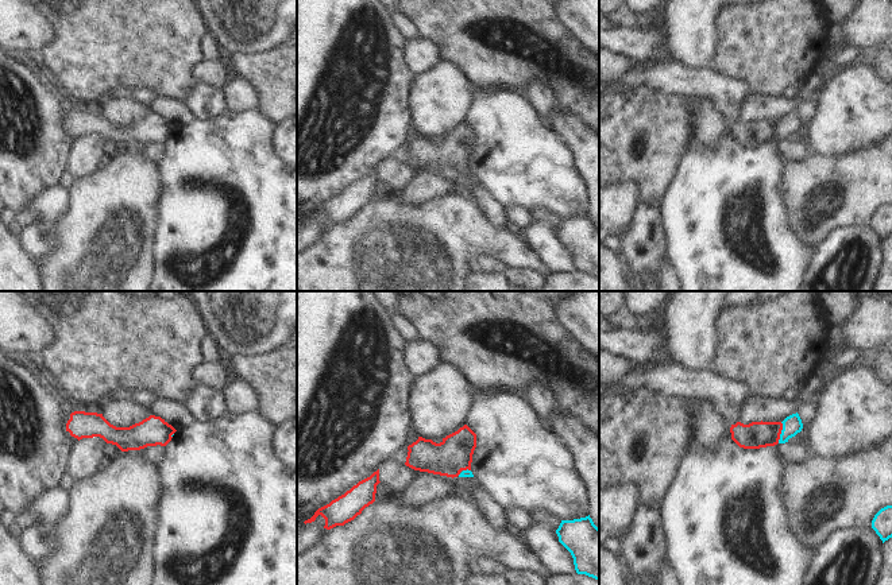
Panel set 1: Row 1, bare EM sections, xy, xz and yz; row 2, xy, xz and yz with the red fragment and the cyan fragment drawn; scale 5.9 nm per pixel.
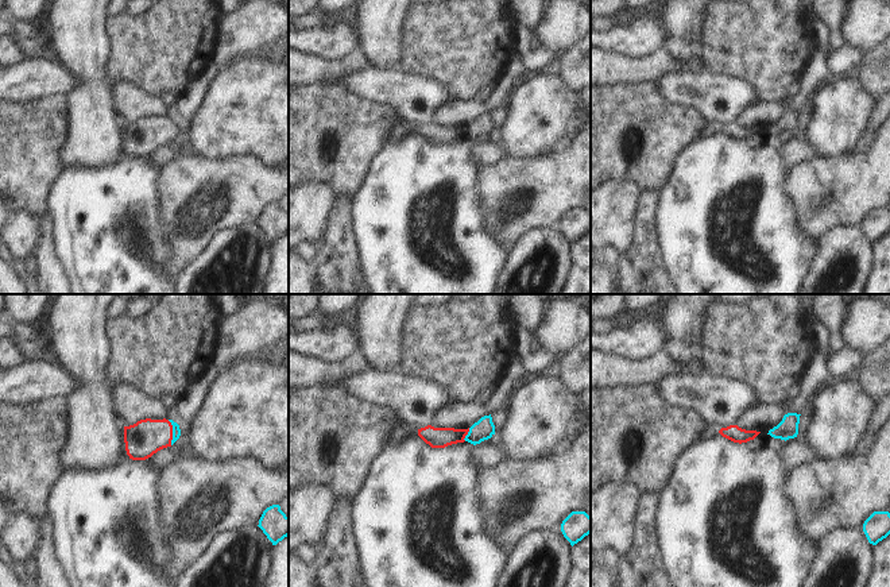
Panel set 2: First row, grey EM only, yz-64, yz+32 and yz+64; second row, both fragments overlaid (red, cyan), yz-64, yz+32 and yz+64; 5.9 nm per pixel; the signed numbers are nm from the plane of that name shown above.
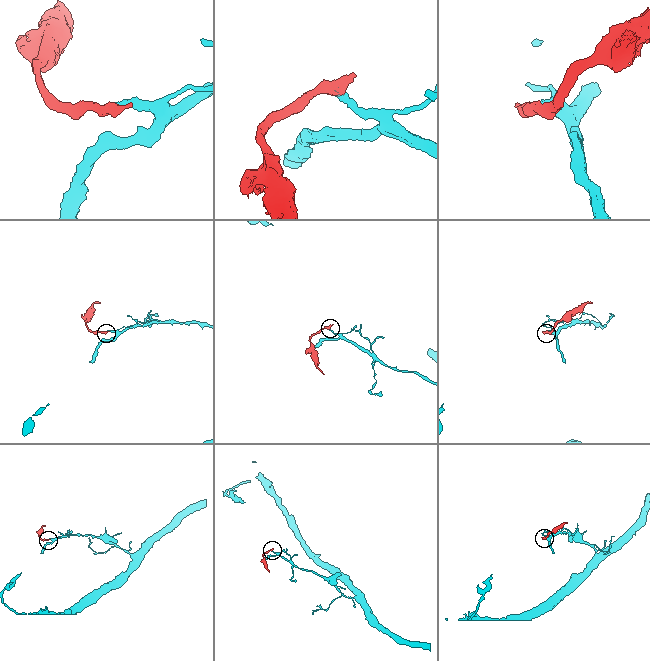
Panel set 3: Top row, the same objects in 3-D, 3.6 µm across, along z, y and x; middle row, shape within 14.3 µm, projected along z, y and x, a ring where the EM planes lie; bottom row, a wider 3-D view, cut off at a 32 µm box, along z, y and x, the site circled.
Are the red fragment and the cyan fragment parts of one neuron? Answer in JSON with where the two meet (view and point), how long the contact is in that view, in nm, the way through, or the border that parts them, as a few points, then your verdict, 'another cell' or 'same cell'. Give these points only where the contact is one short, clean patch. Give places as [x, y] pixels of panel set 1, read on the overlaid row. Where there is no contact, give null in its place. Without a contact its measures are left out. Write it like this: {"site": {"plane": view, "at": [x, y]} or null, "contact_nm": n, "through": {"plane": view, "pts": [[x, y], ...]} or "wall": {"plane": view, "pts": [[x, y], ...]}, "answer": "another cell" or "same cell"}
{"site": {"plane": "yz", "at": [780, 433]}, "contact_nm": 130, "through": {"plane": "yz", "pts": [[757, 434], [780, 433], [792, 425]]}, "answer": "same cell"}

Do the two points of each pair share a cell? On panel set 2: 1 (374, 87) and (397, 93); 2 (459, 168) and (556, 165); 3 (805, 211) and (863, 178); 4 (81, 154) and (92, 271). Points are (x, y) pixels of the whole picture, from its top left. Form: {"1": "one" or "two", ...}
{"1": "one", "2": "two", "3": "one", "4": "two"}

